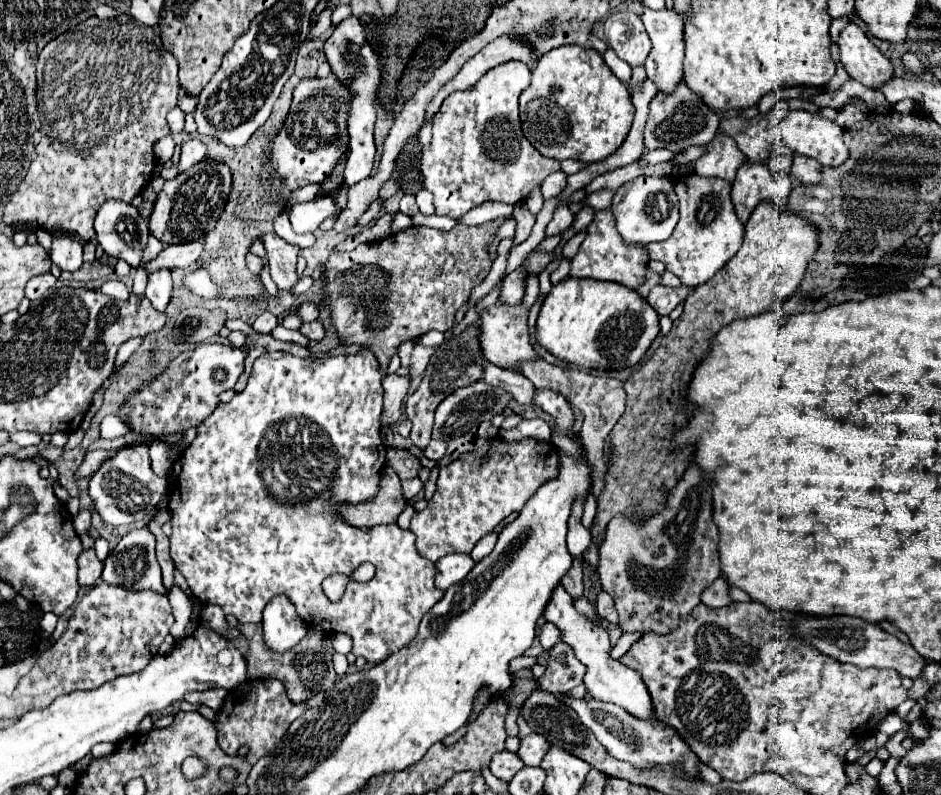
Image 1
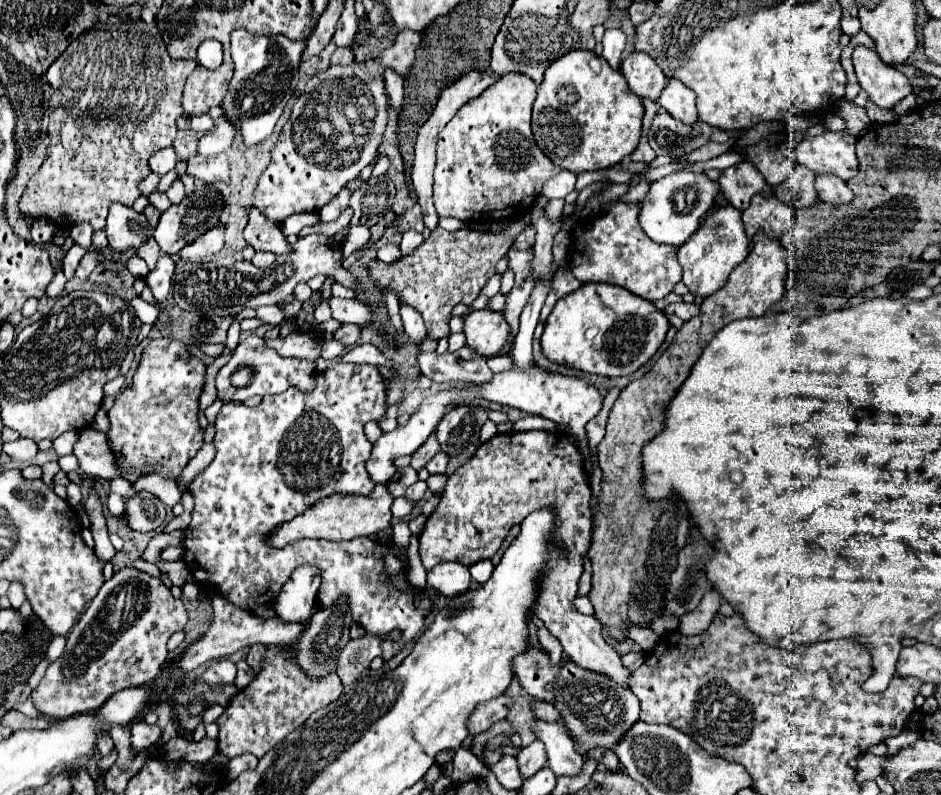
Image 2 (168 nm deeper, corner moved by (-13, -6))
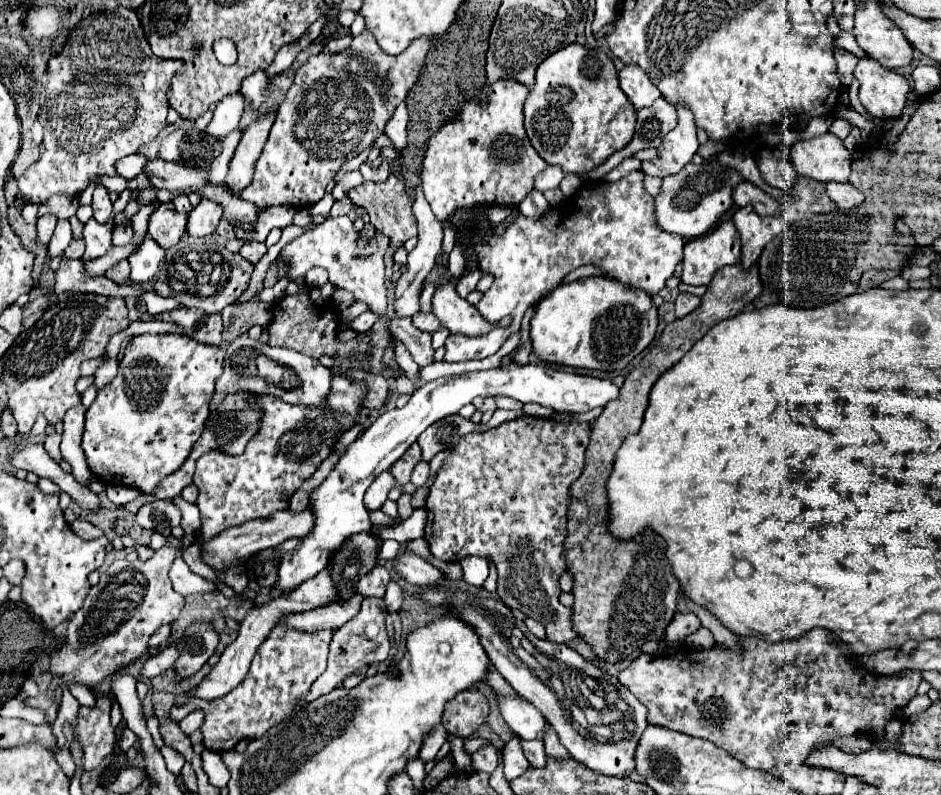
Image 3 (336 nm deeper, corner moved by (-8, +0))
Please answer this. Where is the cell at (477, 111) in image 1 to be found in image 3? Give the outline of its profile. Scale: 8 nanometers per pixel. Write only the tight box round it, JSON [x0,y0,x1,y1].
[422,80,548,222]

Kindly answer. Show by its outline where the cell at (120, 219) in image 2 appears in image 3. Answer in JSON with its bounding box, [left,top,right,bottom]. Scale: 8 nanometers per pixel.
[92,186,112,224]

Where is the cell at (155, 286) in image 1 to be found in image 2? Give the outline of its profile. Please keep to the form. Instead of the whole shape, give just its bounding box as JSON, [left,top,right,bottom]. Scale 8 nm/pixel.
[145,254,175,302]

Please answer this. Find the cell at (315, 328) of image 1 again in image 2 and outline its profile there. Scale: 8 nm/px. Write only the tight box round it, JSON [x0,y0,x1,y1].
[333,324,361,348]

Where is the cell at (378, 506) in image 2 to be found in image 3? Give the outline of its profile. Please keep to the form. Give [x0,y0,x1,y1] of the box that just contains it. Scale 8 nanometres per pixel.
[200,510,314,570]

